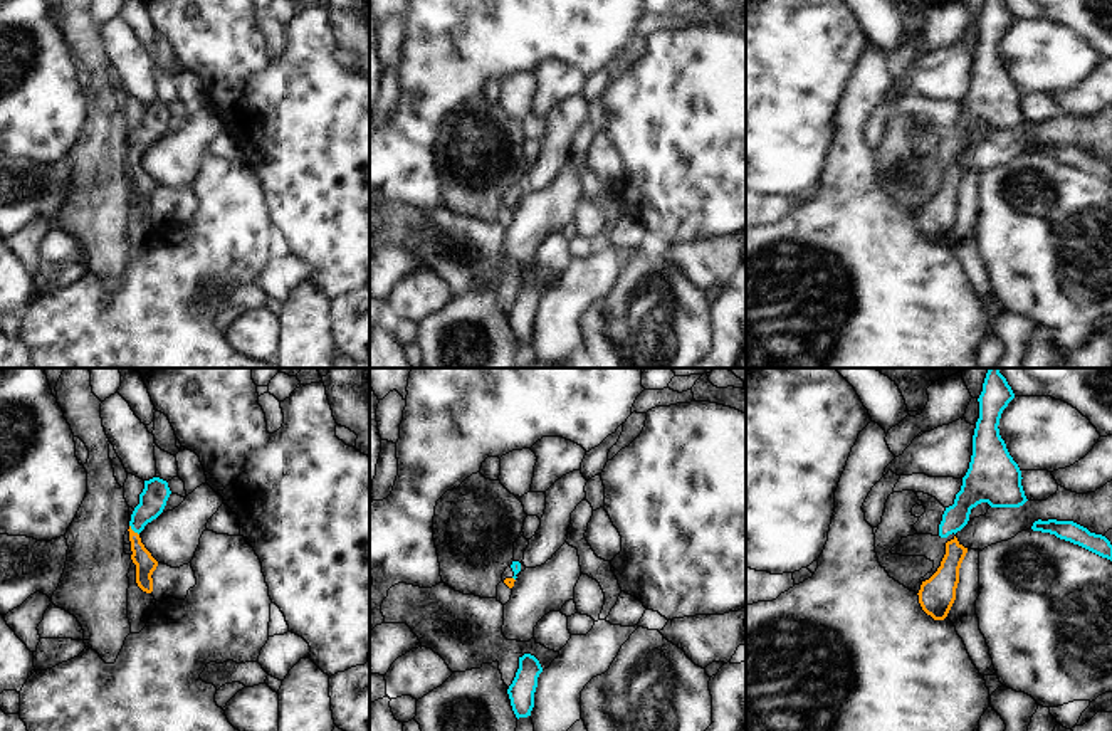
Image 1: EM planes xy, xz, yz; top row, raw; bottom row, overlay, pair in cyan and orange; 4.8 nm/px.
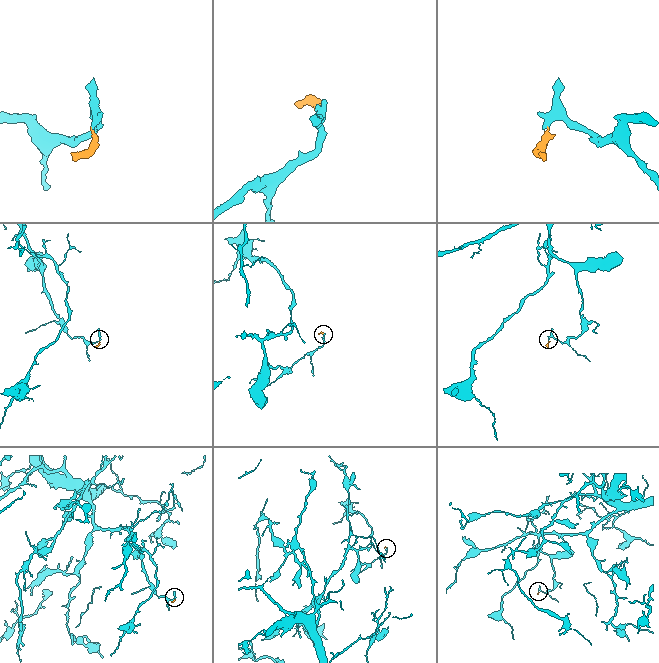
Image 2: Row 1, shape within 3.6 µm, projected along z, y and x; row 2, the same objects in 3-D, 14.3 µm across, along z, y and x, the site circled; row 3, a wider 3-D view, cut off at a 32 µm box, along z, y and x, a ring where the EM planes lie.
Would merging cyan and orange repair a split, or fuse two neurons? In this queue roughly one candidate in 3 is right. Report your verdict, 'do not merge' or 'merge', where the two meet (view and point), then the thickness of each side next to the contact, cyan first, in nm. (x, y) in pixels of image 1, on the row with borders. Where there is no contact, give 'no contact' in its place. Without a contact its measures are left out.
merge | xy (133, 530) | 130/100 nm

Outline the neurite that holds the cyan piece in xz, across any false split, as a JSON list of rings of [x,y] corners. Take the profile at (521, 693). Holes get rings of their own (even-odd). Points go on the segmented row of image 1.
[[[524,654],[522,657],[519,657],[519,669],[507,689],[511,706],[517,719],[531,716],[531,711],[534,707],[538,677],[541,672],[543,667],[534,655]]]

